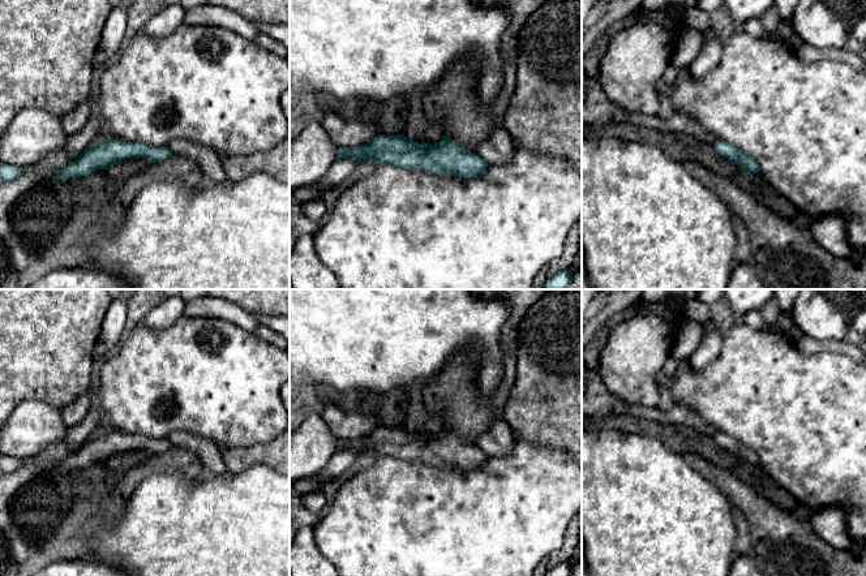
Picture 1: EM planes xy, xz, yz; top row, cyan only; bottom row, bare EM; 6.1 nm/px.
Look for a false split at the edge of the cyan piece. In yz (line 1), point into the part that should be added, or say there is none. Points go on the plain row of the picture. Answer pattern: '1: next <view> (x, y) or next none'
1: next none

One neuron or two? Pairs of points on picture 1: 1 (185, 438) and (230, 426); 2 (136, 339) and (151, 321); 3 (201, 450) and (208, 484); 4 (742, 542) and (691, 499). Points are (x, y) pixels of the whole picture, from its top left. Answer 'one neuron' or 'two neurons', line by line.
1: two neurons
2: two neurons
3: two neurons
4: two neurons

